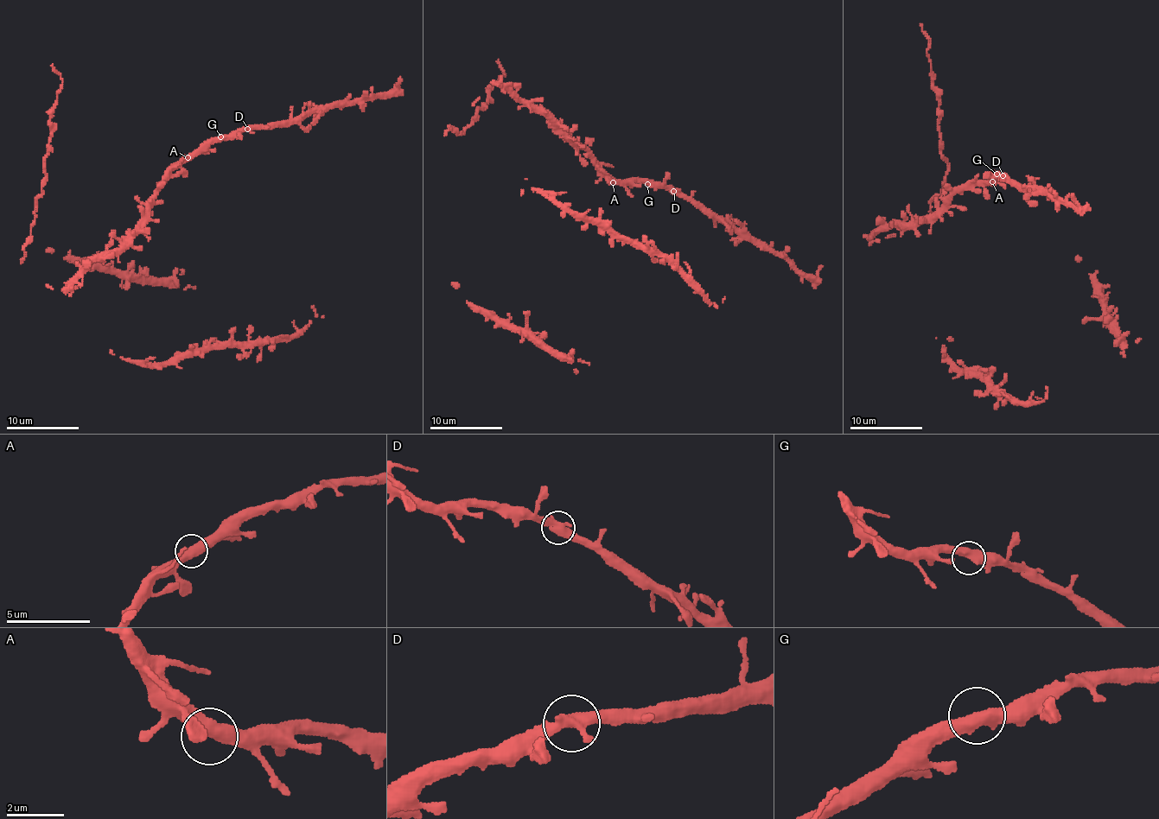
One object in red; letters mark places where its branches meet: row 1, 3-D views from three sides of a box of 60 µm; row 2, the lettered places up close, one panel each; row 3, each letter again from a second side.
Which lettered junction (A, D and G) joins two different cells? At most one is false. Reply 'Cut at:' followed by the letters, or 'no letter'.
Cut at: no letter

